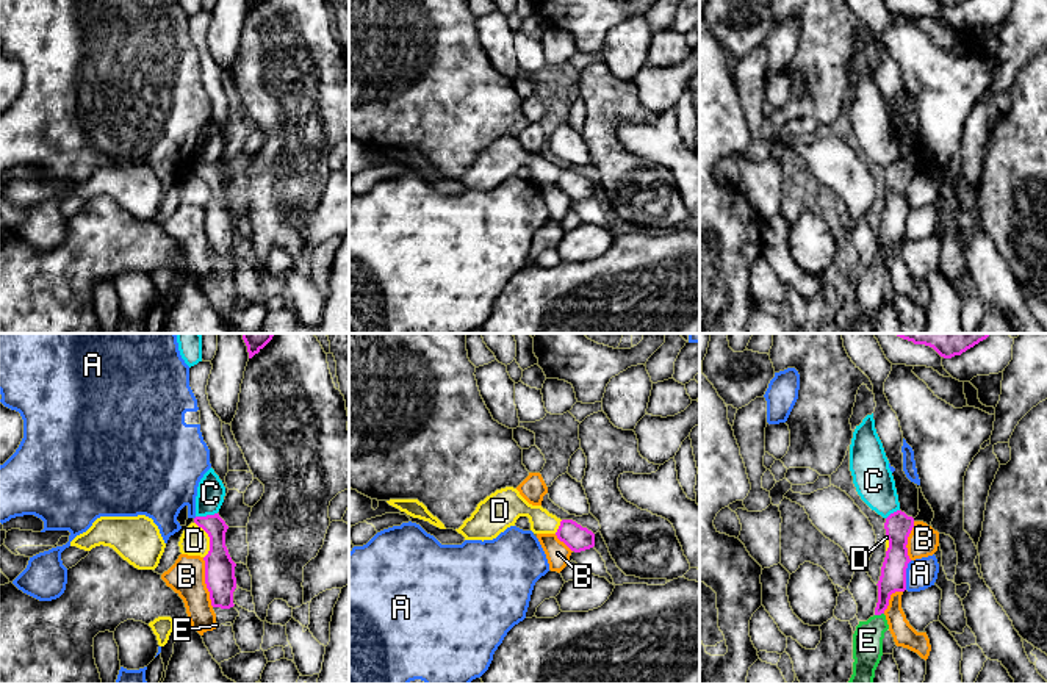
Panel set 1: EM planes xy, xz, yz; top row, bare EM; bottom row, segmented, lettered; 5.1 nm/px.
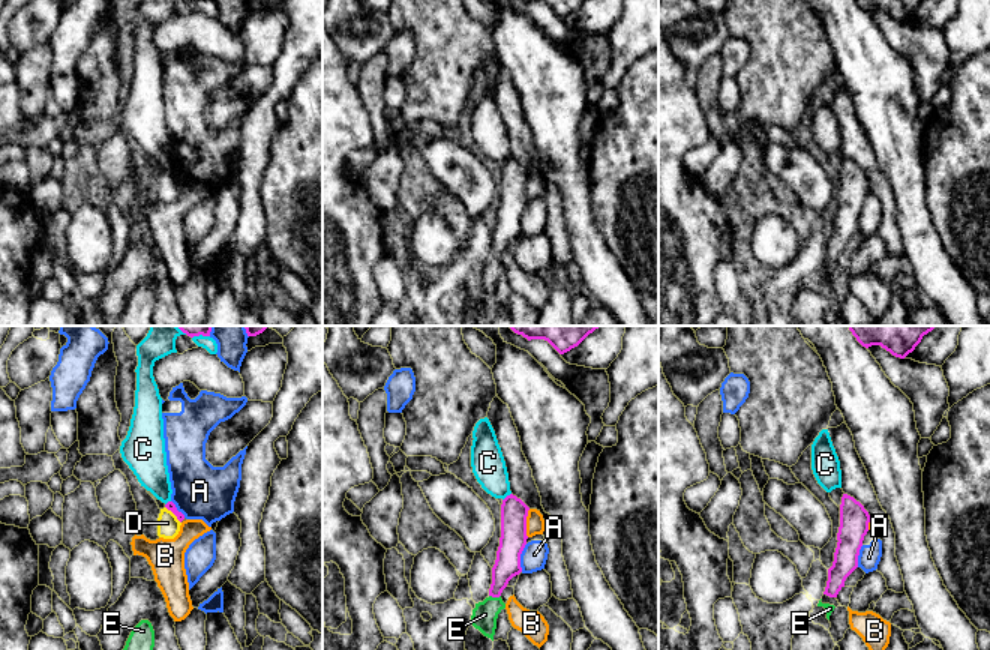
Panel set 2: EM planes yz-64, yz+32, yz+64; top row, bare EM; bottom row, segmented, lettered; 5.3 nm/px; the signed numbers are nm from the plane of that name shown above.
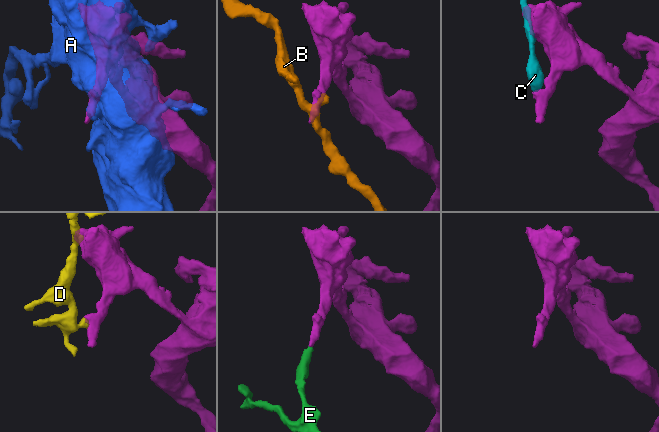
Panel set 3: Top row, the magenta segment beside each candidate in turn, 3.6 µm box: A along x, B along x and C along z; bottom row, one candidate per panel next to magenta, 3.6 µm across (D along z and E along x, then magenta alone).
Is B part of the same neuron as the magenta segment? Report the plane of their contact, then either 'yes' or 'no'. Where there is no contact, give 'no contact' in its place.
contact in xy; no

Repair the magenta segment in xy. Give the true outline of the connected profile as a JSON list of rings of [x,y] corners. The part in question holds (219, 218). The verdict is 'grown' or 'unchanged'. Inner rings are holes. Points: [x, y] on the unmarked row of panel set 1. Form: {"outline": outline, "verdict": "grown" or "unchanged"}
{"outline": [[[219,163],[196,166],[194,172],[210,186],[210,200],[205,210],[205,233],[210,241],[213,257],[233,257],[233,241],[236,238],[235,216],[225,196],[225,182],[228,175]]], "verdict": "unchanged"}

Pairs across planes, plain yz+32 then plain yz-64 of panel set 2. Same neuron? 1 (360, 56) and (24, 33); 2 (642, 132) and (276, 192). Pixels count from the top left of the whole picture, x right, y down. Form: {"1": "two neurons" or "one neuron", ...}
{"1": "one neuron", "2": "one neuron"}

